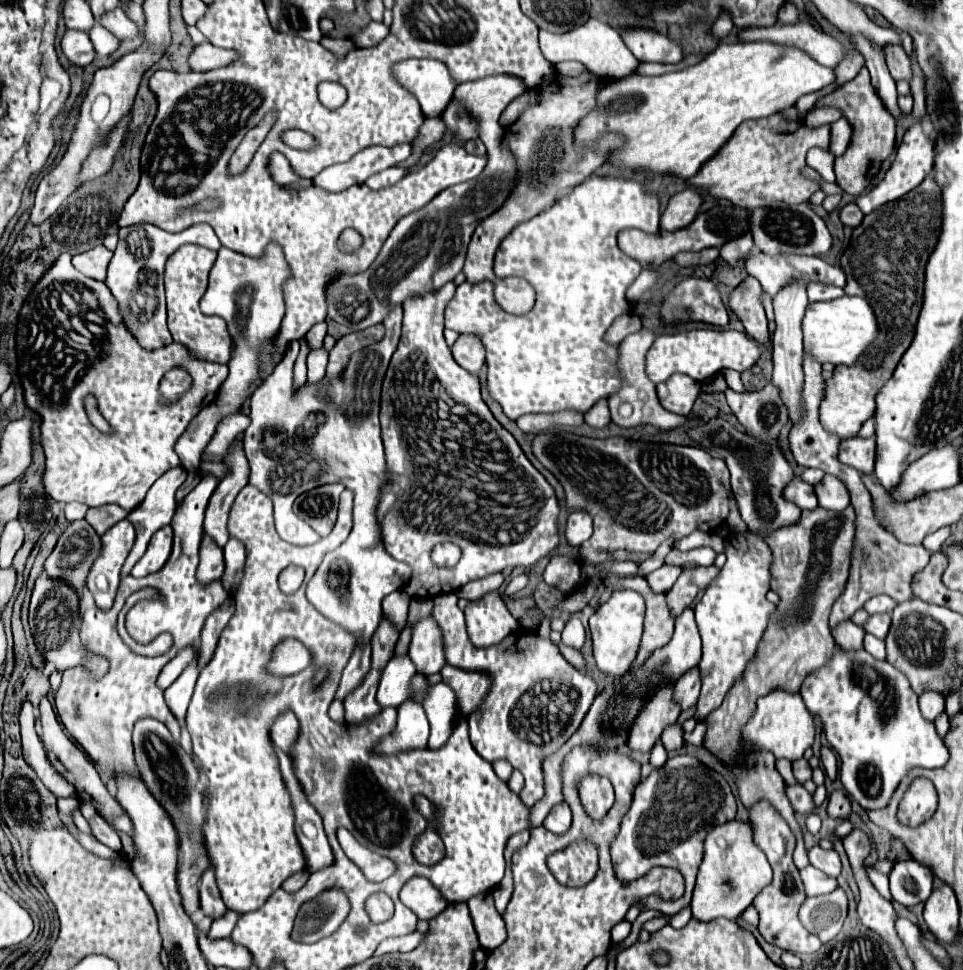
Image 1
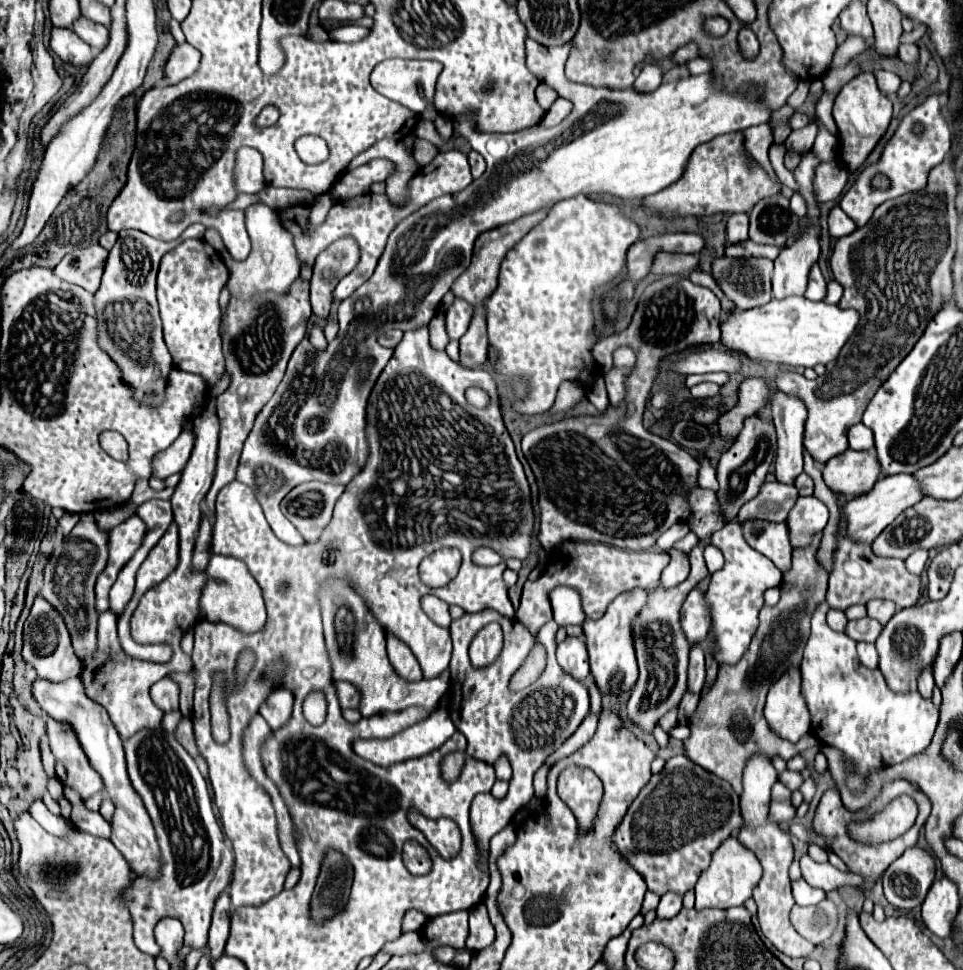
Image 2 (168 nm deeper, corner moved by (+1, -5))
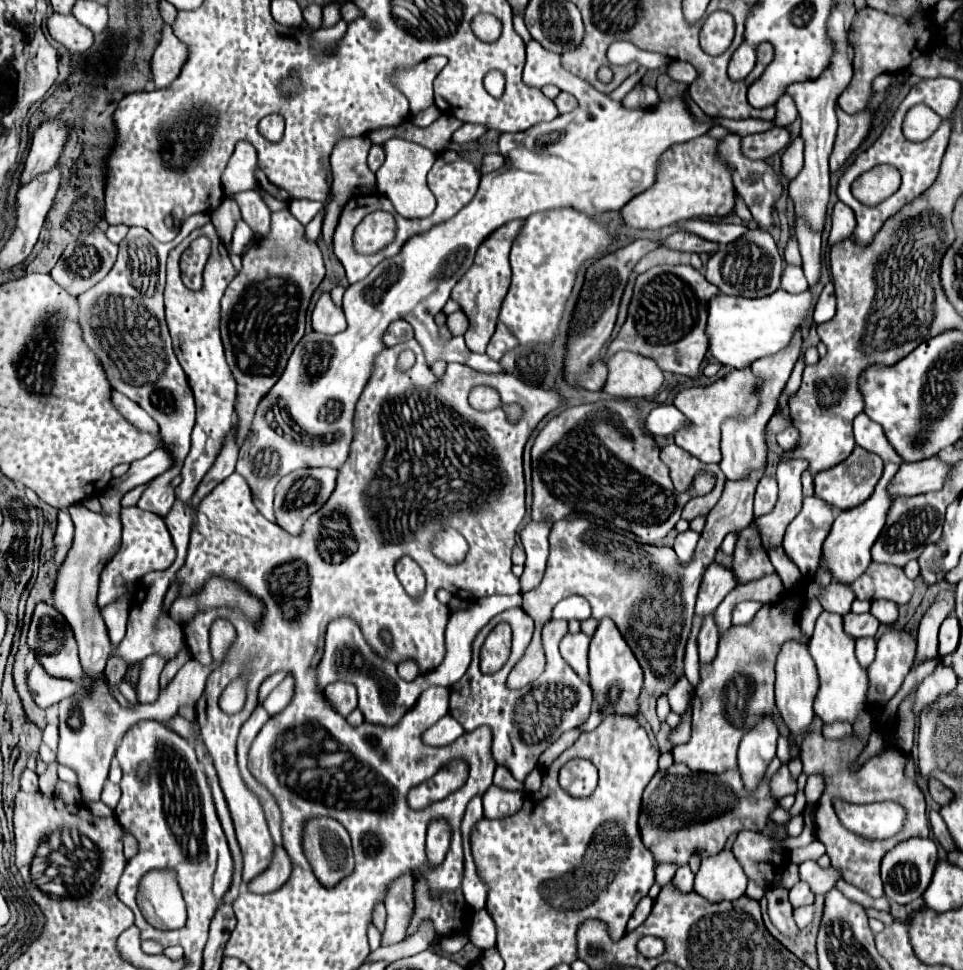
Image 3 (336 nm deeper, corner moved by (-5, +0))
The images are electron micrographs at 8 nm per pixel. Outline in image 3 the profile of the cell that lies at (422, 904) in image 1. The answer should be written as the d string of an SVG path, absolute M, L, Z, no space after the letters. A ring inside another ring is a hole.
M403 875L403 879L397 879L397 883L389 887L385 907L387 907L387 927L385 927L381 945L393 945L407 937L407 929L415 913L415 895L413 895L411 875L407 877Z

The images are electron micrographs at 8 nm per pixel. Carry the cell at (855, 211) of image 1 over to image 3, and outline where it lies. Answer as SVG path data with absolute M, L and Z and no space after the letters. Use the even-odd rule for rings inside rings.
M839 201L833 207L831 219L833 219L833 229L831 229L831 235L829 235L829 243L831 245L833 243L839 243L841 239L847 239L849 235L853 235L853 229L855 229L857 221L855 221L853 211L849 211L849 207L845 203Z

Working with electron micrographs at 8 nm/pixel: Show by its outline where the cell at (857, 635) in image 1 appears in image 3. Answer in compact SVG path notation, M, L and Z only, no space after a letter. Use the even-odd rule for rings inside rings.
M815 581L807 585L807 599L817 597L823 605L825 611L837 613L837 615L847 615L851 611L851 603L855 599L853 591L841 583L831 583L827 589L821 589Z

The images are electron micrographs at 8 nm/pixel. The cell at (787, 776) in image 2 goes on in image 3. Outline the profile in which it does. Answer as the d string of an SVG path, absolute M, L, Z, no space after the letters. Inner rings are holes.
M781 765L781 769L773 775L771 787L773 787L773 795L777 795L777 799L781 799L785 795L795 795L797 793L797 779L793 779L787 765Z

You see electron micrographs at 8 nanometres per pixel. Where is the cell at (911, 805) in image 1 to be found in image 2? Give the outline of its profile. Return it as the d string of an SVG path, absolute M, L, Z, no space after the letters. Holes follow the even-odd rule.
M907 780L885 782L883 788L881 788L881 794L879 794L867 808L861 808L861 810L857 810L857 812L851 812L851 810L847 810L847 808L843 806L843 802L841 802L837 790L827 790L827 792L823 794L823 798L821 798L817 810L815 810L813 830L815 830L815 832L827 842L827 846L847 864L847 868L849 868L851 872L863 876L863 884L857 886L857 888L859 888L863 894L869 894L869 892L873 890L875 882L877 882L877 880L881 878L881 874L887 870L887 866L889 866L897 856L901 856L907 848L911 848L911 846L917 844L919 832L921 832L923 824L925 824L925 820L927 820L927 816L929 816L929 812L931 812L931 804L927 804L927 798L925 798L921 792L917 792ZM901 794L911 796L911 798L917 802L917 808L919 808L917 820L915 820L915 824L907 830L905 836L901 836L901 838L897 838L897 840L891 840L891 842L887 842L887 844L881 844L881 846L865 846L865 844L859 844L859 842L855 842L855 840L849 838L849 834L845 832L845 826L847 826L849 822L861 822L861 820L869 818L873 812L881 810L889 800L893 800L893 798L897 798L897 796L901 796Z

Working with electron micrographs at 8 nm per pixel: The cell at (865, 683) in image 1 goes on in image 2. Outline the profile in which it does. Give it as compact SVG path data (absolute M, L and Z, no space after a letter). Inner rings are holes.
M823 602L811 618L811 636L801 662L803 696L811 712L811 732L821 744L839 748L849 762L857 764L857 770L847 776L847 786L859 792L871 768L899 764L931 744L939 708L931 700L923 700L919 692L889 690L879 670L869 670L859 662L855 642L827 626L827 610L829 606Z

